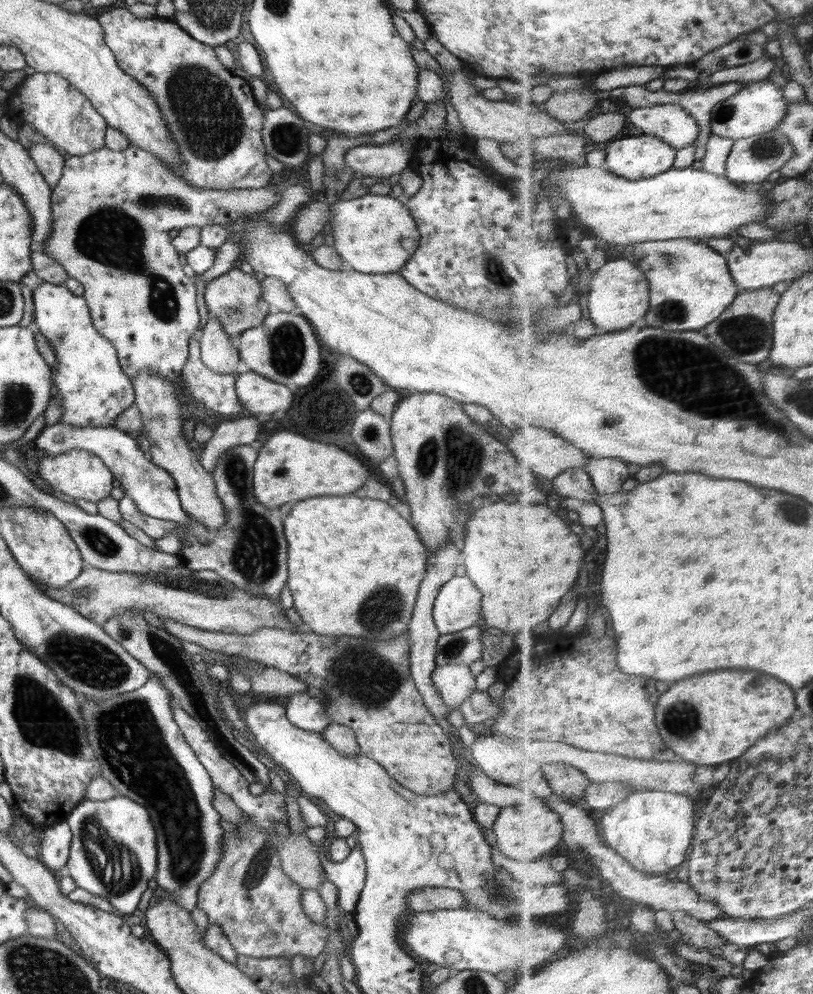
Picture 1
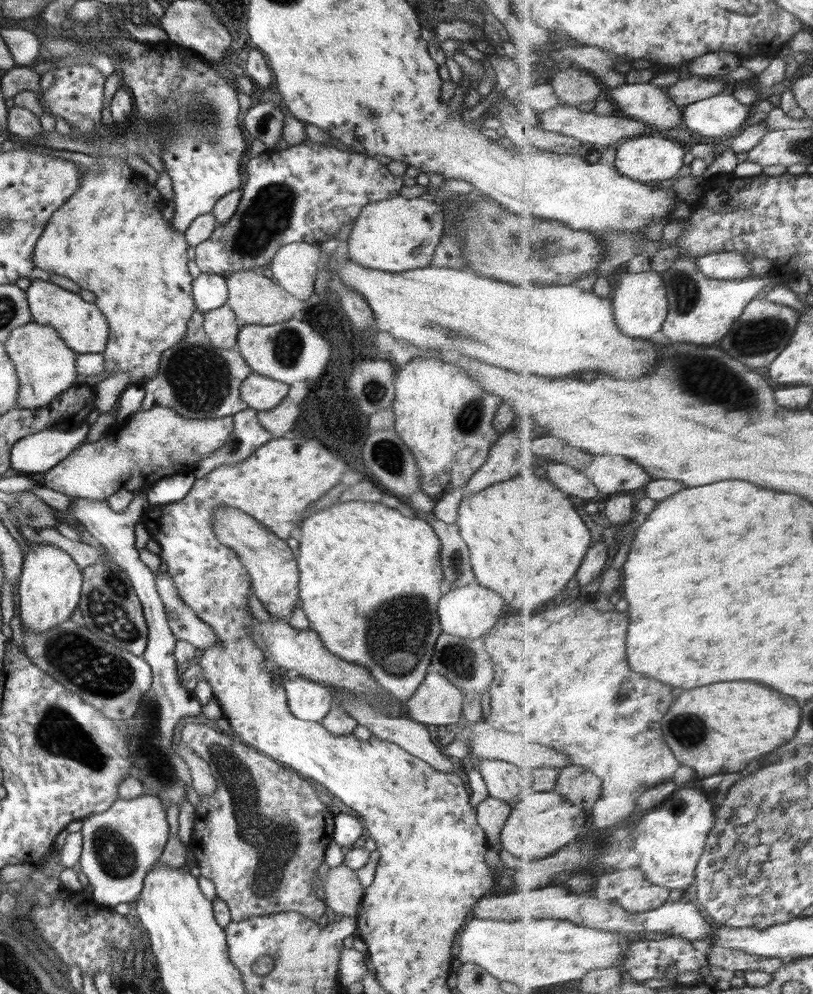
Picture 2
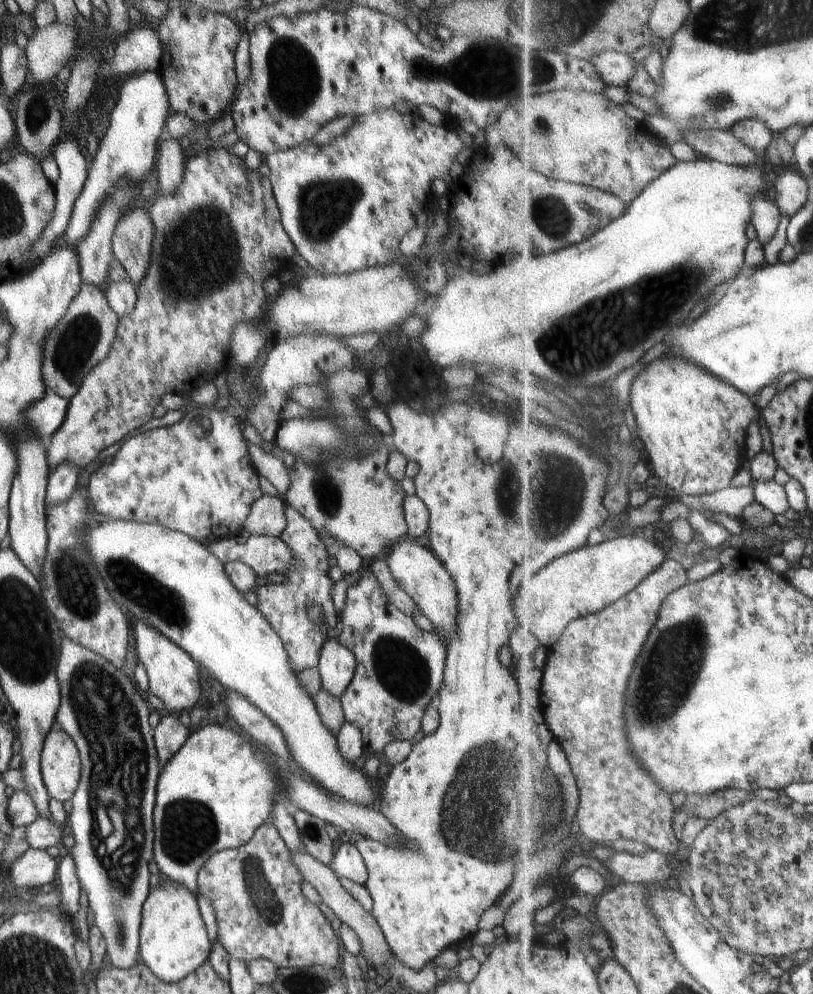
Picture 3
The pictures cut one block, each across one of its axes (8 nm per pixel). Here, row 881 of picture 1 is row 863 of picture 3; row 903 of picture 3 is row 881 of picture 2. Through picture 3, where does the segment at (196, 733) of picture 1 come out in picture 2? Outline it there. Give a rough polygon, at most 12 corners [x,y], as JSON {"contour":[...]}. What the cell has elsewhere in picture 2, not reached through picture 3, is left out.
{"contour":[[204,723],[188,848],[231,921],[325,914],[334,814],[296,771]]}

